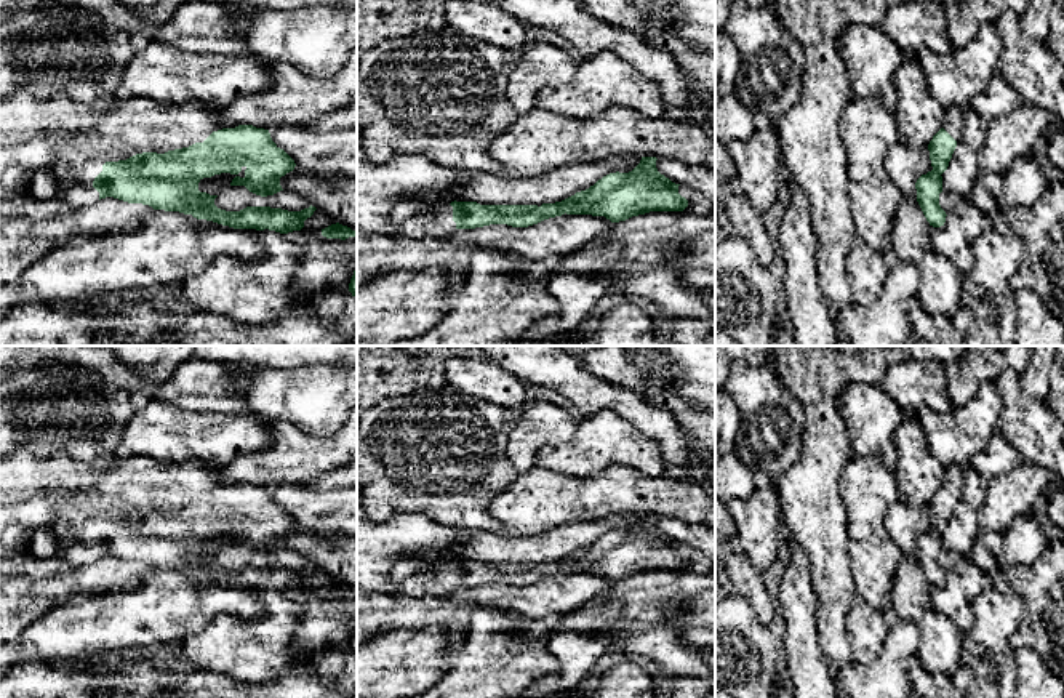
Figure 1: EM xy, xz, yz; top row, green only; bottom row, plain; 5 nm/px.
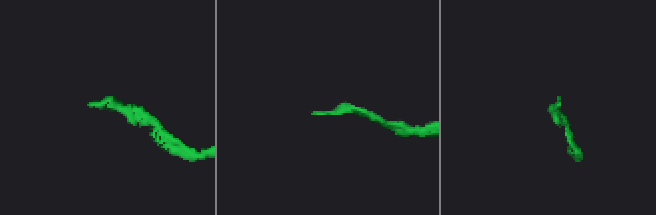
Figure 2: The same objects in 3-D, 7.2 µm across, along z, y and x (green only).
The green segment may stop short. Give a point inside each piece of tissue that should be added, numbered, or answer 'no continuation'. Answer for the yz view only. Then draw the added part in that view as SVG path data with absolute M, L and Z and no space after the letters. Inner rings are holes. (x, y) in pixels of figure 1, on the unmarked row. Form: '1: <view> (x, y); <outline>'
1: yz (952, 482); M957 464L946 467L942 487L958 501L962 498L963 467Z

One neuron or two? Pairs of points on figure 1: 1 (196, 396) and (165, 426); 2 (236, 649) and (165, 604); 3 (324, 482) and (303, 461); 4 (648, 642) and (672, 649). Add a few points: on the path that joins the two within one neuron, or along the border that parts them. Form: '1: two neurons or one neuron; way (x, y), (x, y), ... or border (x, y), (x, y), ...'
1: two neurons; border (152, 399), (189, 410), (220, 413)
2: two neurons; border (239, 615), (215, 615), (192, 633), (180, 650)
3: two neurons; border (340, 466), (303, 482)
4: one neuron; way (655, 642), (661, 642), (666, 647)

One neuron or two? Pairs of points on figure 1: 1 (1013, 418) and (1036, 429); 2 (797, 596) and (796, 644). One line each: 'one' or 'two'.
1: one
2: one

